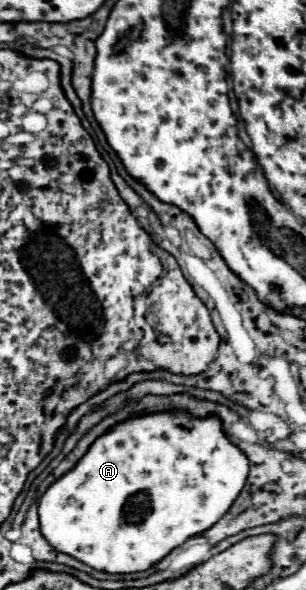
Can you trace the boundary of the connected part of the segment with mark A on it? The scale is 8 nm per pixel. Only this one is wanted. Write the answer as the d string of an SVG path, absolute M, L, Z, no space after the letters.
M175 409L175 411L161 411L161 413L143 413L137 415L137 419L125 419L117 425L113 425L105 435L97 437L87 453L75 463L71 471L67 471L63 477L59 477L55 483L49 485L45 495L39 499L39 521L41 521L41 533L53 545L57 551L67 553L89 567L97 571L109 571L109 573L135 573L153 567L157 561L161 561L167 553L171 553L175 547L183 545L189 537L203 533L205 529L213 527L233 505L237 495L241 493L249 473L249 459L245 459L245 453L229 441L229 437L223 431L223 423L215 415L207 417L195 417L187 411Z

